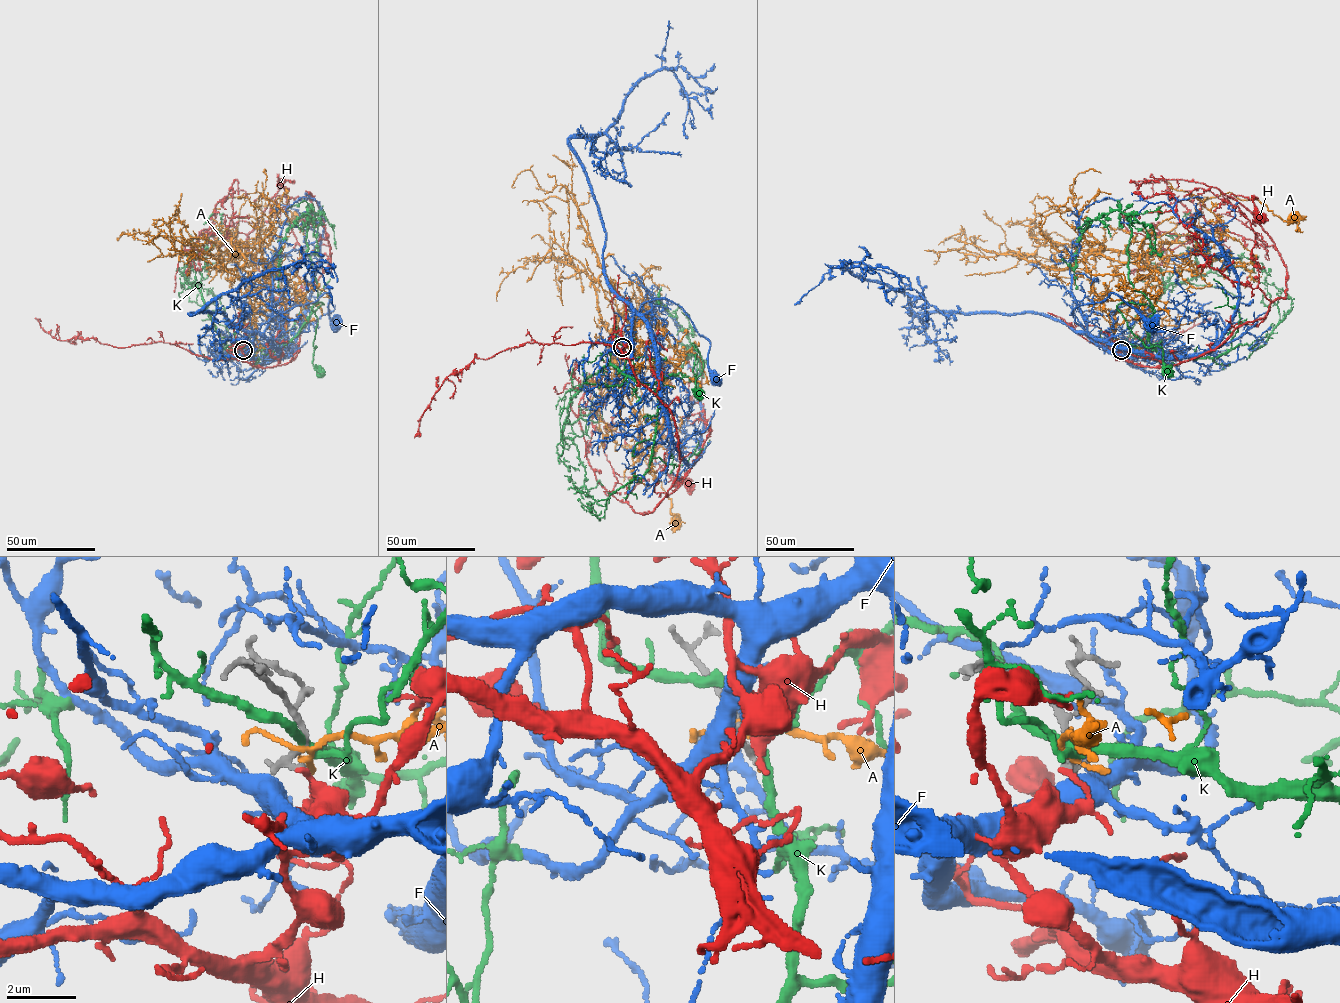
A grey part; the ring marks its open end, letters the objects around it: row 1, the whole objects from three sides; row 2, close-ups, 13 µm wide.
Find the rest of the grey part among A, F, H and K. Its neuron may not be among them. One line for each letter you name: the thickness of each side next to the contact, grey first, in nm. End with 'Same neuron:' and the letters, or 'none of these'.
F: 240/400 nm
Same neuron: F

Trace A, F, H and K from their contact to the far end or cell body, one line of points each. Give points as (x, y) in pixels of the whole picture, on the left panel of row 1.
A: (244, 349), (259, 344), (236, 269), (239, 243), (212, 212), (222, 199), (260, 192), (296, 216)
F: (243, 350), (250, 352), (253, 337), (273, 317), (315, 301), (325, 293), (330, 294), (328, 315), (336, 325)
H: (244, 349), (255, 367), (296, 356), (300, 326), (246, 241), (275, 194), (307, 196), (310, 217)
K: (244, 348), (244, 356), (258, 357), (284, 347), (322, 302), (312, 309), (318, 318), (313, 363), (319, 371)

